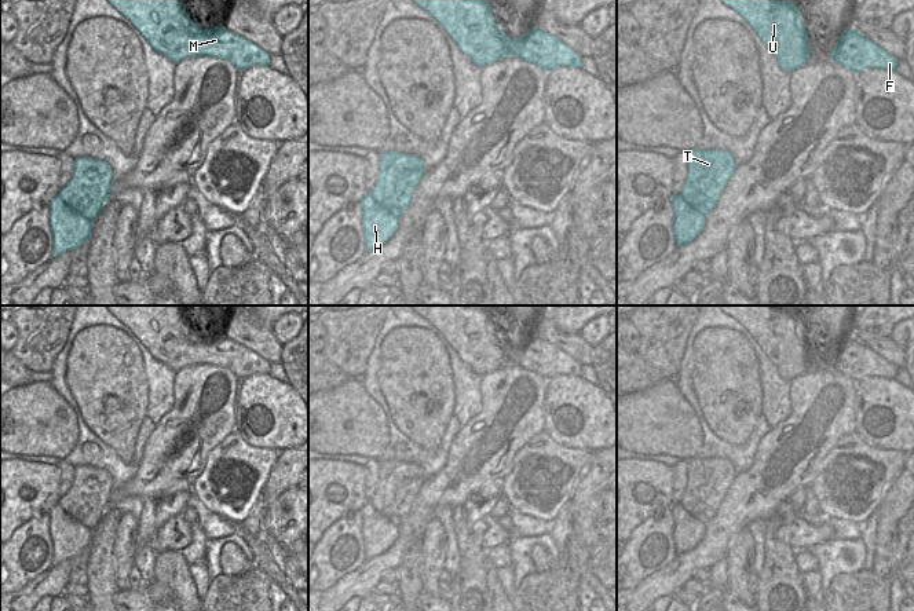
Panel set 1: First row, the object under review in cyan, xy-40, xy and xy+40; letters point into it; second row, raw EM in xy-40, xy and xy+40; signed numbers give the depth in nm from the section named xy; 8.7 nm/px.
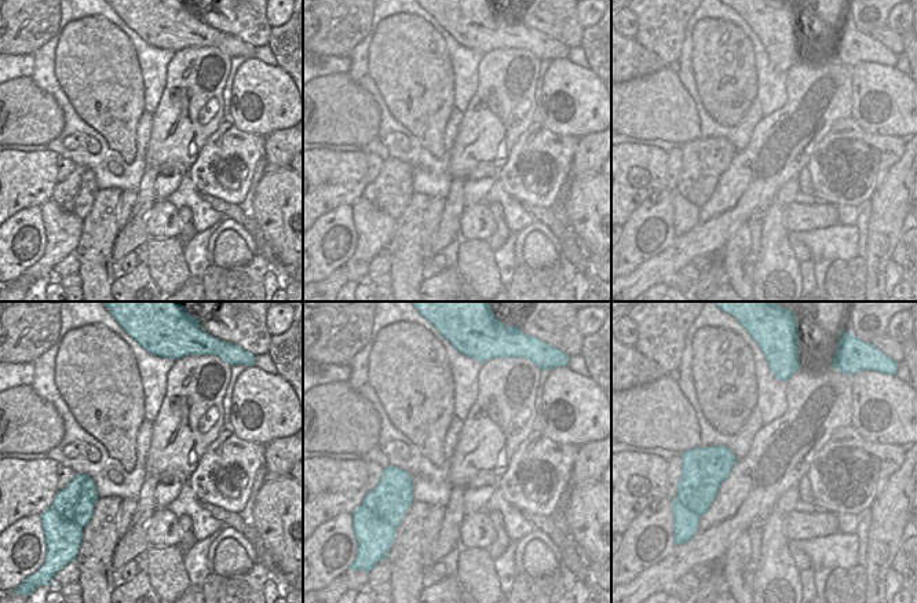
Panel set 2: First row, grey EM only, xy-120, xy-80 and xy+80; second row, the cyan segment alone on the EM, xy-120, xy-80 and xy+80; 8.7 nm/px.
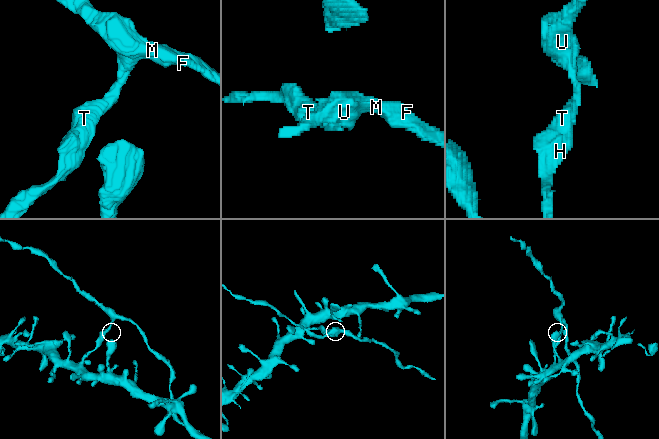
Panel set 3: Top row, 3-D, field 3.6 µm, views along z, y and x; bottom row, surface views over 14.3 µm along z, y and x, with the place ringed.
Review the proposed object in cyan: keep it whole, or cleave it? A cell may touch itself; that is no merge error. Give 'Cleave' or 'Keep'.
Cleave

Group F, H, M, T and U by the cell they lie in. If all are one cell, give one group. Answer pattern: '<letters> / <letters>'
F M T U / H

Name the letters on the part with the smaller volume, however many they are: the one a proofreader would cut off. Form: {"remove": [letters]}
{"remove": ["F", "M", "T", "U"]}

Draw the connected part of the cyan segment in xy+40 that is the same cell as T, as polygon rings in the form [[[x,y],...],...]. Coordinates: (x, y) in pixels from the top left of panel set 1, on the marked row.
[[[690,150],[688,173],[680,197],[706,216],[716,206],[735,168],[734,156],[727,150]]]

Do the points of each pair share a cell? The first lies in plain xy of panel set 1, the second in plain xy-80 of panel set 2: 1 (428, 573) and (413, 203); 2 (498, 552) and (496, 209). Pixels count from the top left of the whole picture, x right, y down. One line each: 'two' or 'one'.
1: two
2: one

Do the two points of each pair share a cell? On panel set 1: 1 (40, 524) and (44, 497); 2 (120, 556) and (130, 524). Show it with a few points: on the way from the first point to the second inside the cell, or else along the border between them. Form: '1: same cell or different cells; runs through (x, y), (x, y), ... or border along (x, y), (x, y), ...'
1: different cells; border along (48, 512), (32, 516), (14, 531)
2: same cell; runs through (125, 548), (125, 533)

